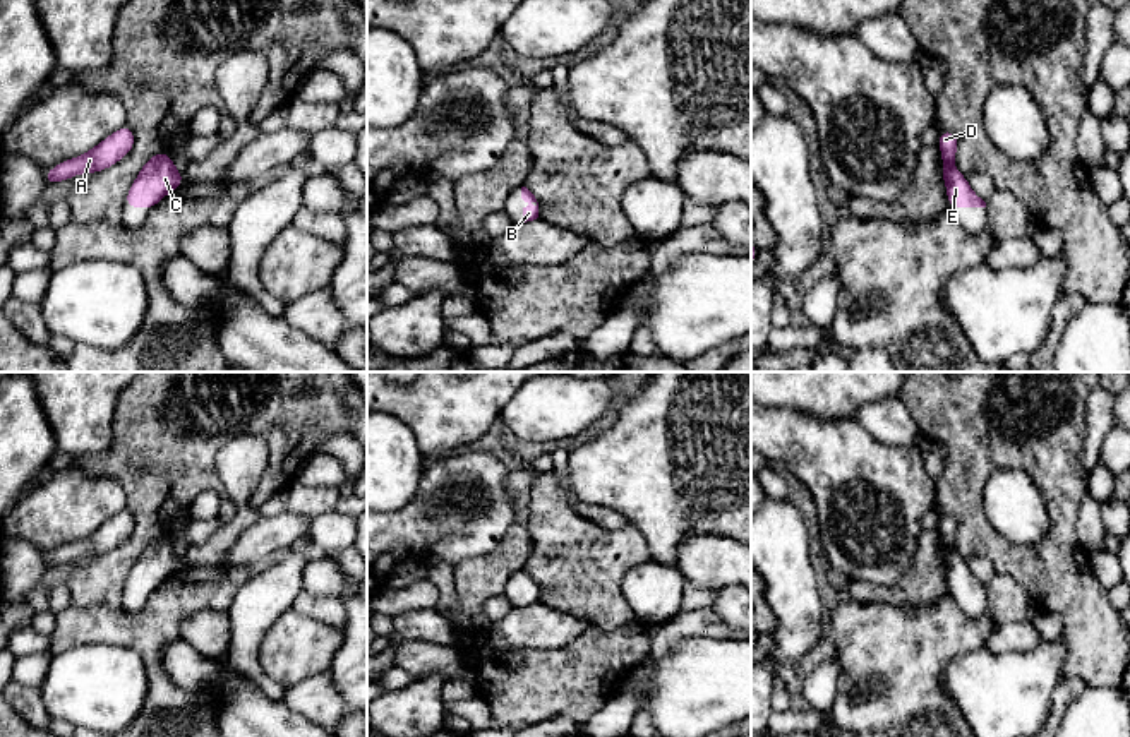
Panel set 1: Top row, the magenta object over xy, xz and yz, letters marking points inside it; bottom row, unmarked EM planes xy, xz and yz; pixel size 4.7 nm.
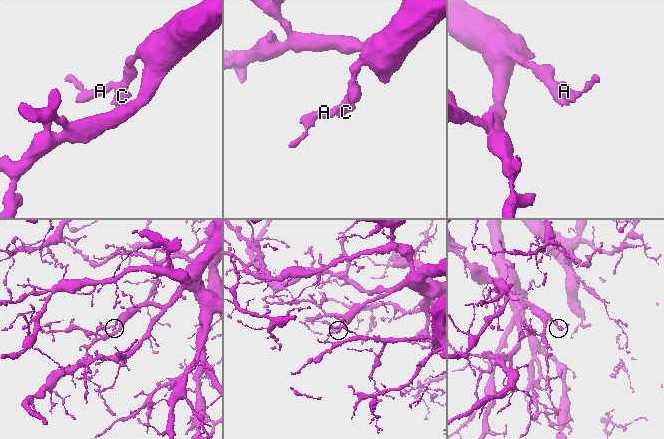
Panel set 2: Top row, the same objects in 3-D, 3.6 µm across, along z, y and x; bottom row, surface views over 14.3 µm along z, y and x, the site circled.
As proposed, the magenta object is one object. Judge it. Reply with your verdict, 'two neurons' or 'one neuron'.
one neuron

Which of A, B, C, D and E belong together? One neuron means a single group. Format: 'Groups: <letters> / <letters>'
Groups: A B C D E

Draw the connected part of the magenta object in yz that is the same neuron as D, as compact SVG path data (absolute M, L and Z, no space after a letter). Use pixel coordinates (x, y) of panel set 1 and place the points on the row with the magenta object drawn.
M940 129L938 149L941 151L941 178L947 183L947 197L950 209L986 207L986 202L971 189L967 178L953 166L959 147L959 137Z

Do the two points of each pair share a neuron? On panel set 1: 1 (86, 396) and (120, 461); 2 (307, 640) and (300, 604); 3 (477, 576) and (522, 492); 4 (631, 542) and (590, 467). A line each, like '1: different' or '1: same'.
1: different
2: different
3: same
4: different

